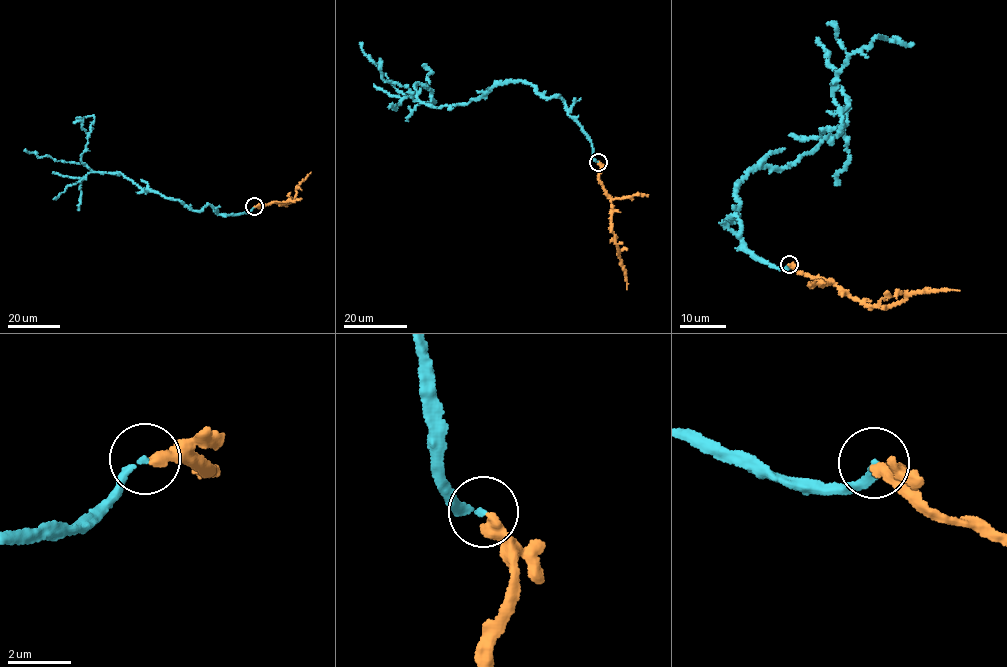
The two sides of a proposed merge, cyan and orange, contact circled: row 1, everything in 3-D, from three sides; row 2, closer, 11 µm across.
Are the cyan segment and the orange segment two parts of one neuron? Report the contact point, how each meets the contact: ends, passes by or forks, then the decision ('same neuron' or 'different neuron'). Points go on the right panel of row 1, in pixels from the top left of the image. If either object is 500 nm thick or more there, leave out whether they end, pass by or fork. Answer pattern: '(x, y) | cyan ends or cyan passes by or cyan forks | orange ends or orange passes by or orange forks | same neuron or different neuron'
(789, 264) | cyan ends | orange ends | same neuron

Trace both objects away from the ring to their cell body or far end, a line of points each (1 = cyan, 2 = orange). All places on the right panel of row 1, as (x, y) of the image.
1: (789, 265), (751, 256), (728, 219), (742, 179), (842, 132), (833, 85), (849, 56), (878, 36), (913, 44)
2: (789, 265), (796, 271), (834, 282), (853, 298), (878, 307), (894, 306), (911, 294), (959, 290)

